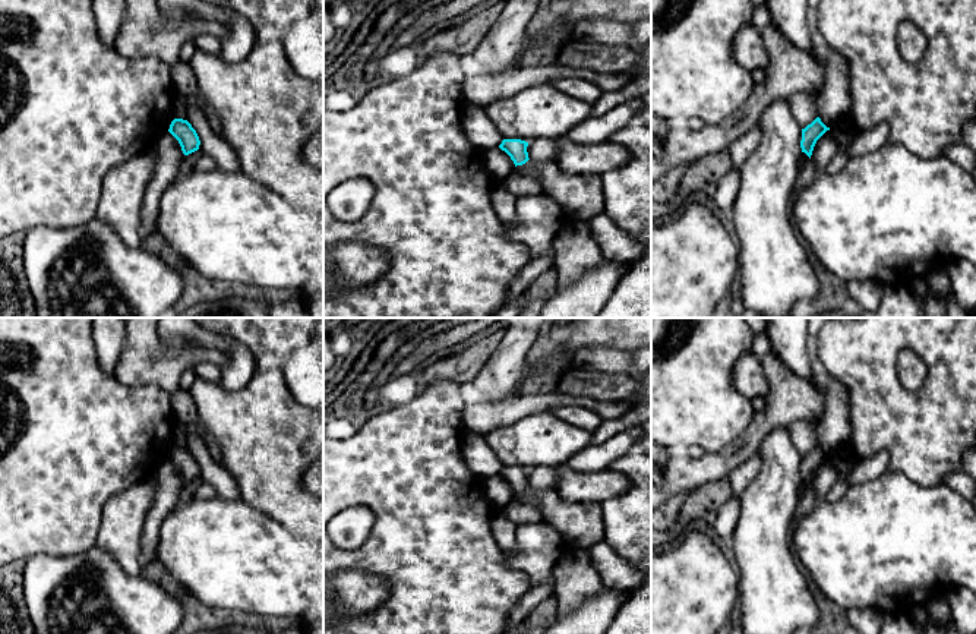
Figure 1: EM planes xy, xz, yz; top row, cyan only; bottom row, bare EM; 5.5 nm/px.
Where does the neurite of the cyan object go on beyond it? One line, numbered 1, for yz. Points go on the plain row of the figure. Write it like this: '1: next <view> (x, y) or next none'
1: next none

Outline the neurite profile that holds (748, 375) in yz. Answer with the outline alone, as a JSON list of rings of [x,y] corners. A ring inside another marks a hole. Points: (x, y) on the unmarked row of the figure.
[[[751,351],[743,353],[732,373],[735,388],[748,400],[765,397],[768,379],[764,373],[761,360]]]

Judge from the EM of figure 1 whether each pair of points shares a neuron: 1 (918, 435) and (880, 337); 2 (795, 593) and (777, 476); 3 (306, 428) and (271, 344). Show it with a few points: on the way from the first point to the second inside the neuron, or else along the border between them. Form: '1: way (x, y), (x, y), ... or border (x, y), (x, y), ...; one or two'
1: way (893, 410), (880, 397), (880, 362); one
2: way (774, 564), (774, 505); one
3: way (286, 407), (271, 393), (271, 365); one

